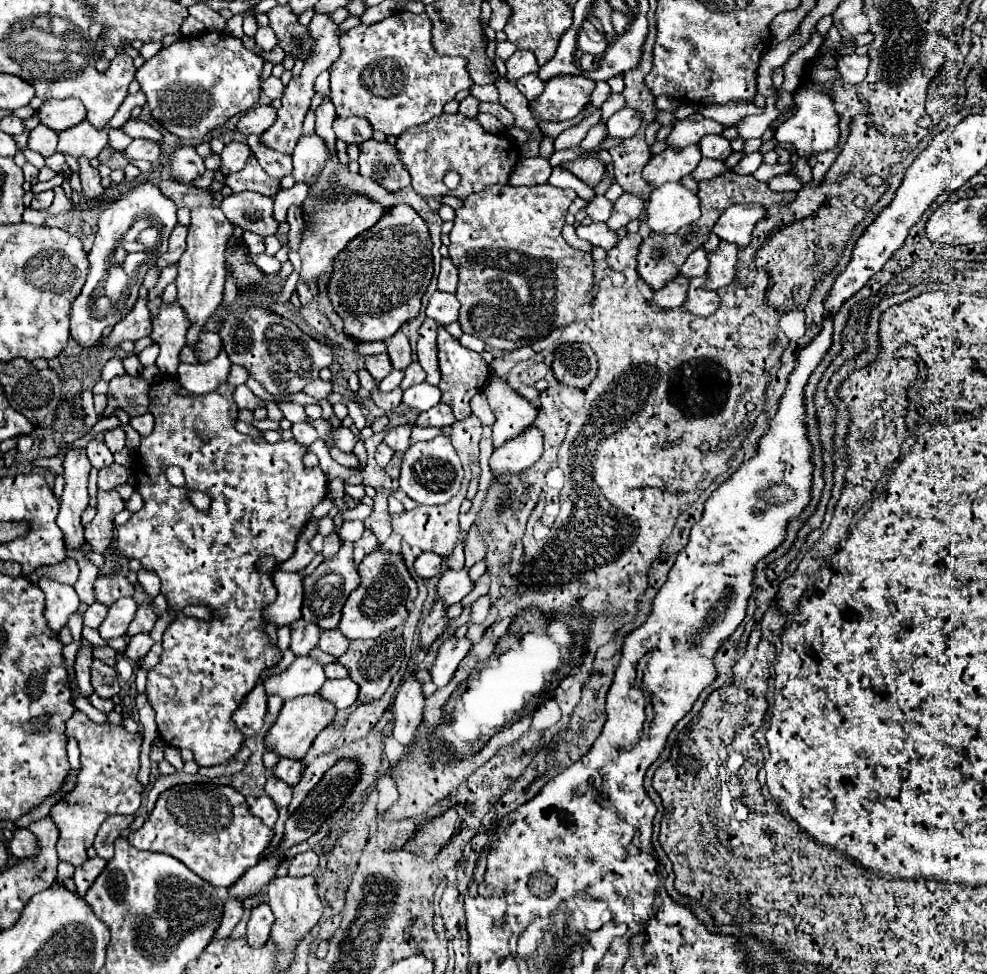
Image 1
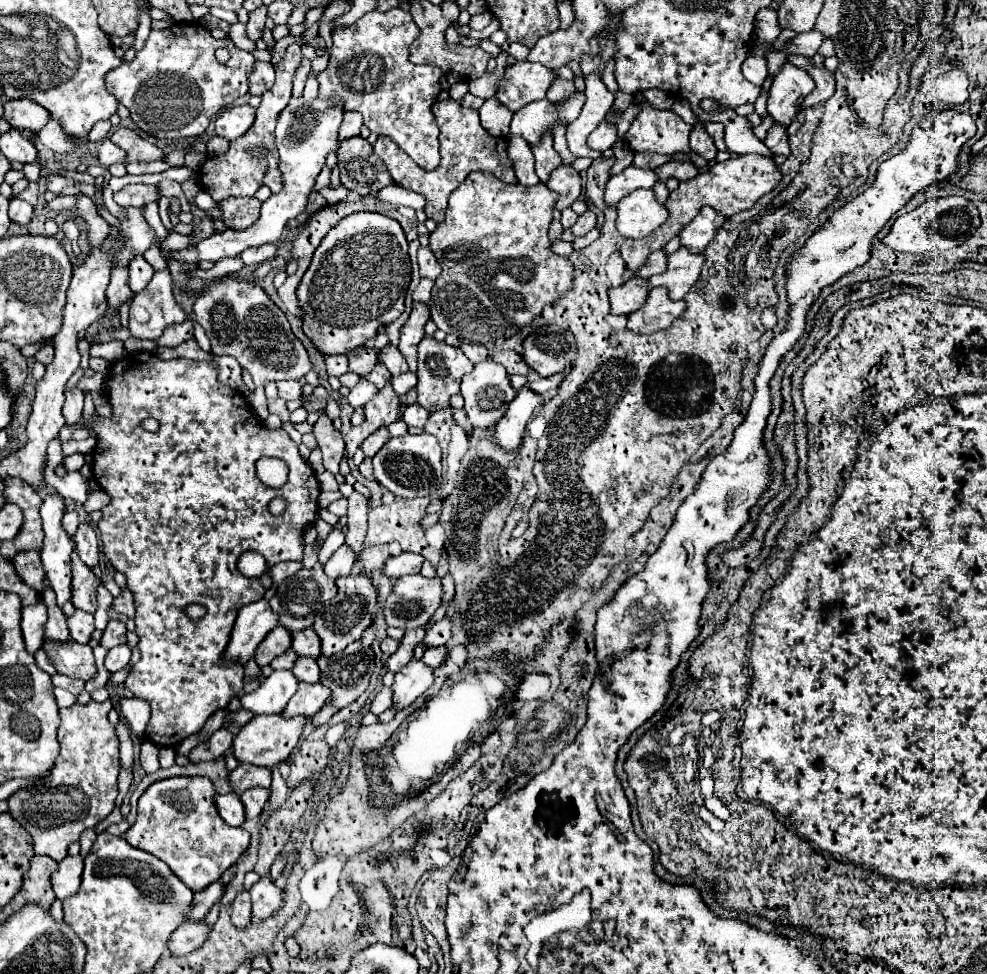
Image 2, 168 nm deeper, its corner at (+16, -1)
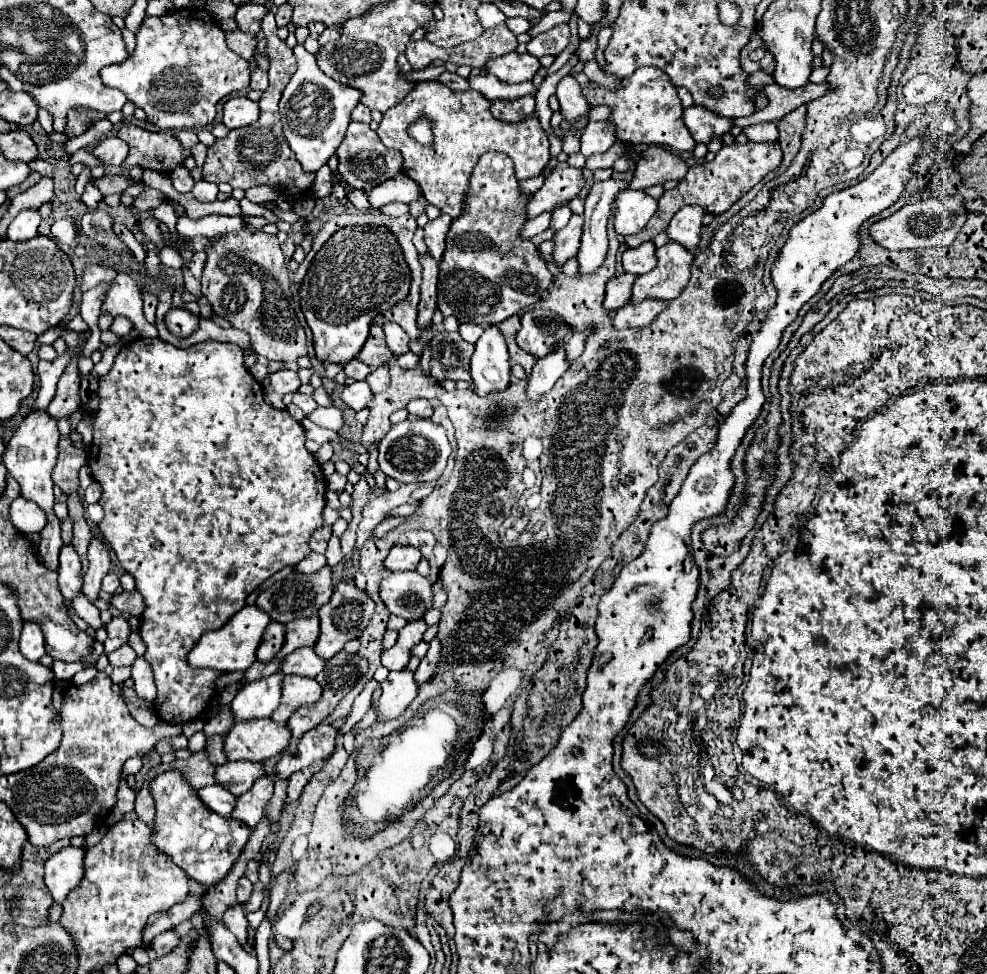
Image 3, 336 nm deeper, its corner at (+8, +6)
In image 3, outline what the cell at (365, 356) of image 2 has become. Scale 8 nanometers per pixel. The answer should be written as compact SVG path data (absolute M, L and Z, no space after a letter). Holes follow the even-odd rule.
M372 323L372 329L370 329L370 337L368 341L364 343L358 359L370 367L380 367L380 365L388 365L390 359L394 359L392 351L388 349L386 341L384 341L384 331L380 325Z

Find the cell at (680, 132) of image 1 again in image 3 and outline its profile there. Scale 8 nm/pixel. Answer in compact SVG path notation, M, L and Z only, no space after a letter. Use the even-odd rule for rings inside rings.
M642 67L632 73L632 77L622 79L620 87L606 89L594 81L588 81L582 87L582 95L586 97L590 107L606 105L610 107L610 121L616 125L616 139L626 145L662 145L676 153L692 153L696 141L692 139L688 127L682 121L682 105L676 93L676 87L670 83L670 77L656 67Z

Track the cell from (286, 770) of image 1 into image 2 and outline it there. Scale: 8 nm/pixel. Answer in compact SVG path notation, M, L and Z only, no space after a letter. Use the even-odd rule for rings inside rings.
M240 764L230 774L230 780L232 780L234 792L242 794L242 792L246 792L248 788L254 788L254 786L270 788L272 772L268 768L260 768L260 766L254 766L254 764Z

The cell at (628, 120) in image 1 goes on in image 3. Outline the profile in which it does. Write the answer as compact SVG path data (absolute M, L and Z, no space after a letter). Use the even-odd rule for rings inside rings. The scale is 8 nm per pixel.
M590 121L584 129L584 135L580 137L580 153L584 157L590 157L590 155L596 155L596 153L604 153L612 143L616 141L614 137L614 125L610 121L600 121L600 123L594 123Z

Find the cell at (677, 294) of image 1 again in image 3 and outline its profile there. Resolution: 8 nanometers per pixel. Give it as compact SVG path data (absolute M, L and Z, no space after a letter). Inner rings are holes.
M622 273L618 277L612 277L608 283L606 283L606 293L604 293L604 303L602 307L606 311L612 311L612 309L620 309L628 303L630 299L630 289L632 289L632 281L636 277L630 275L630 273Z

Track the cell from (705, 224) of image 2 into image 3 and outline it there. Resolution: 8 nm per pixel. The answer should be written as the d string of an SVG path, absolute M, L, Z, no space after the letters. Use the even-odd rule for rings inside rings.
M686 205L684 209L680 209L668 229L666 229L666 235L670 241L676 241L680 243L684 249L688 251L694 251L698 247L698 241L700 241L700 231L702 231L702 217L706 215L706 211L698 205Z

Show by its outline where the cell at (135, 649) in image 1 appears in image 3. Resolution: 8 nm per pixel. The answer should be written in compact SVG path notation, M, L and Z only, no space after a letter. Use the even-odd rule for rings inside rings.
M122 645L120 649L116 649L108 655L108 661L112 667L130 667L134 663L134 659L136 659L136 653L132 651L130 645Z

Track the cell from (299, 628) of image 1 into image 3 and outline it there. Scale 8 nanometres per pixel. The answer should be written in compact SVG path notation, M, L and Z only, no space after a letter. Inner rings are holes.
M270 621L270 625L264 629L260 647L258 647L258 651L256 651L258 661L268 663L268 661L280 651L282 643L284 643L284 625L280 625L280 623L276 623L276 621Z

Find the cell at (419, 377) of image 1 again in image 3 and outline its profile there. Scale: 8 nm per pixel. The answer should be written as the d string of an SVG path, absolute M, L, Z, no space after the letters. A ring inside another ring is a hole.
M386 321L382 327L384 327L384 333L386 333L386 343L388 343L388 347L392 349L394 355L400 355L400 353L408 353L410 351L408 349L410 337L406 335L406 331L400 325L396 325L392 321Z

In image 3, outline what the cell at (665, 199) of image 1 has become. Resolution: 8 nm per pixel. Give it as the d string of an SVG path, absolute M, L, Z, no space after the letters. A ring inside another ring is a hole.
M622 189L620 195L616 195L614 205L614 231L622 237L642 231L656 209L658 201L644 191Z

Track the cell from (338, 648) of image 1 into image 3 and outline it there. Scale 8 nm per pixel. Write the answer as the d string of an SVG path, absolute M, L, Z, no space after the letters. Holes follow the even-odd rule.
M308 617L308 619L296 619L286 625L286 637L280 653L272 661L280 661L288 653L292 653L298 647L314 647L316 637L320 633L320 621L318 617Z

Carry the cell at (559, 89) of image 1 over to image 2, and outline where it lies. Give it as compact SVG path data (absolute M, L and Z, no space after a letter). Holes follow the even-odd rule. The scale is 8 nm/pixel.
M526 60L516 62L512 68L506 68L496 96L508 110L518 112L522 106L546 98L546 92L556 78L558 74L542 64Z

